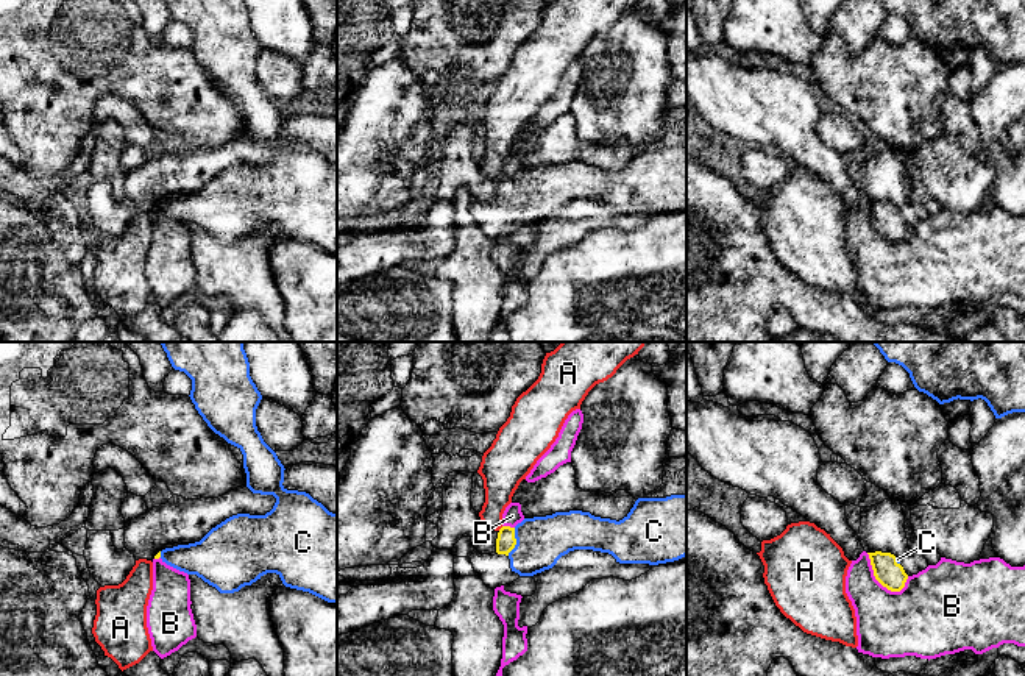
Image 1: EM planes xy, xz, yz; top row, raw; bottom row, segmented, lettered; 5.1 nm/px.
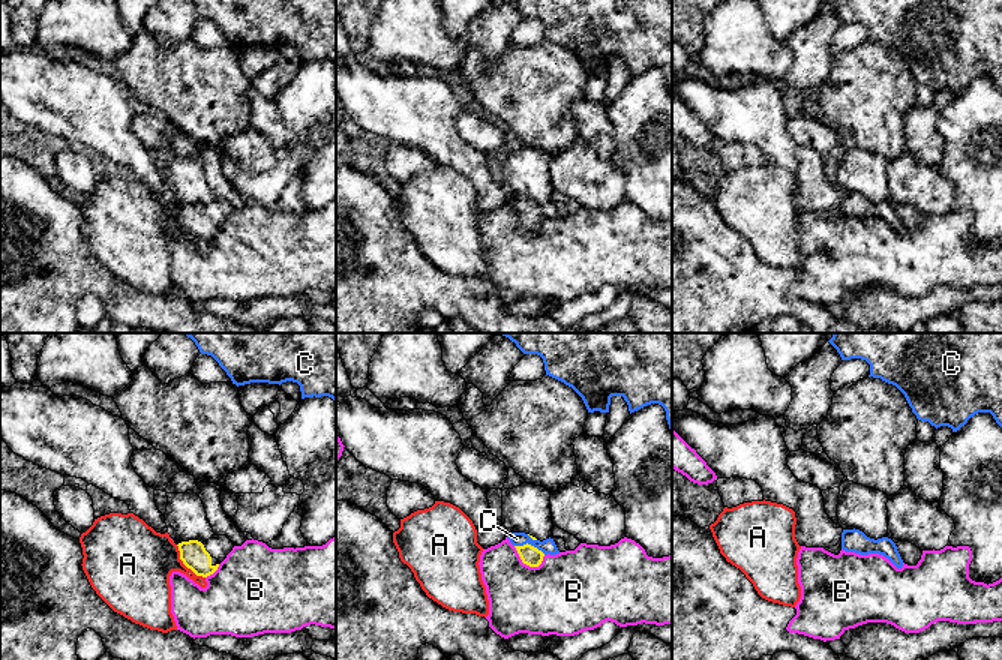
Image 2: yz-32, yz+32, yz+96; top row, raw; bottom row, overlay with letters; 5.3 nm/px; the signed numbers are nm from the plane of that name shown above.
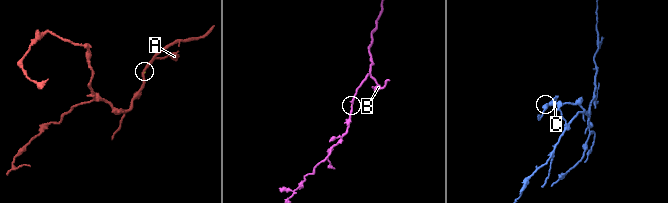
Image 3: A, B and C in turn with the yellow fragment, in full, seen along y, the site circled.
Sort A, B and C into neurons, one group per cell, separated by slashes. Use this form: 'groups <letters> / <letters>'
groups A / B / C

